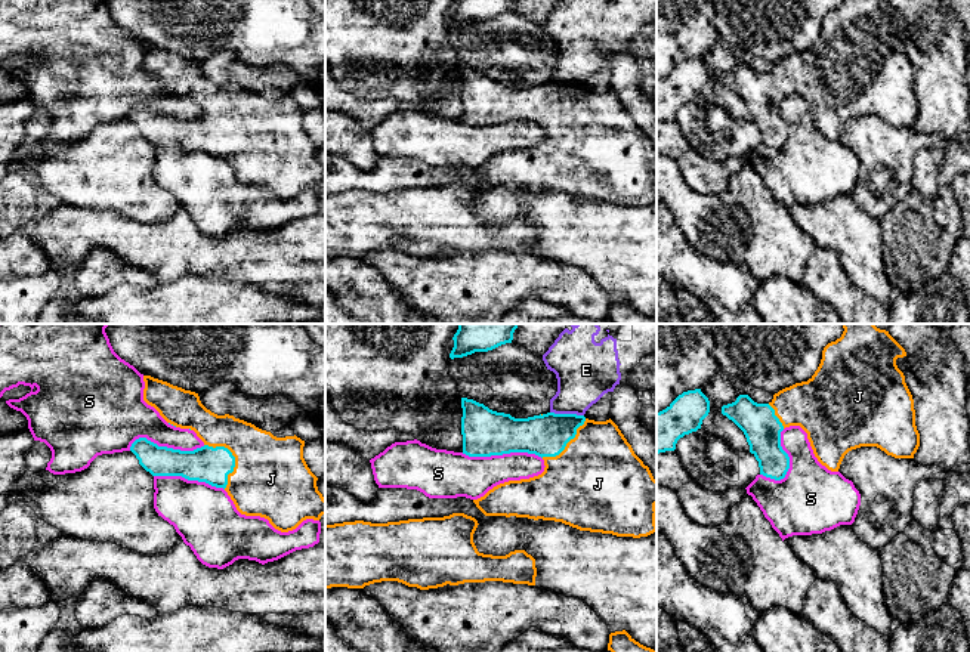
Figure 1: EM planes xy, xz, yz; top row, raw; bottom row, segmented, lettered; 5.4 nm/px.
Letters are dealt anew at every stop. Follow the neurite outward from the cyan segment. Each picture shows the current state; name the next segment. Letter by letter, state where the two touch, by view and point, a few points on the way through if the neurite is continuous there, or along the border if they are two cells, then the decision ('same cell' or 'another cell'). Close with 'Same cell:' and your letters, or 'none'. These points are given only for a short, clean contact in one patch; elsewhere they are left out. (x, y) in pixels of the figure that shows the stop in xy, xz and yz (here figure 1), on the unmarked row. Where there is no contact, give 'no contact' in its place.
E: xz (567, 83) | along xz (550, 80), (583, 85) | another cell
J: xy (234, 126) | same cell
S: xz (502, 123) | another cell
Same cell: J

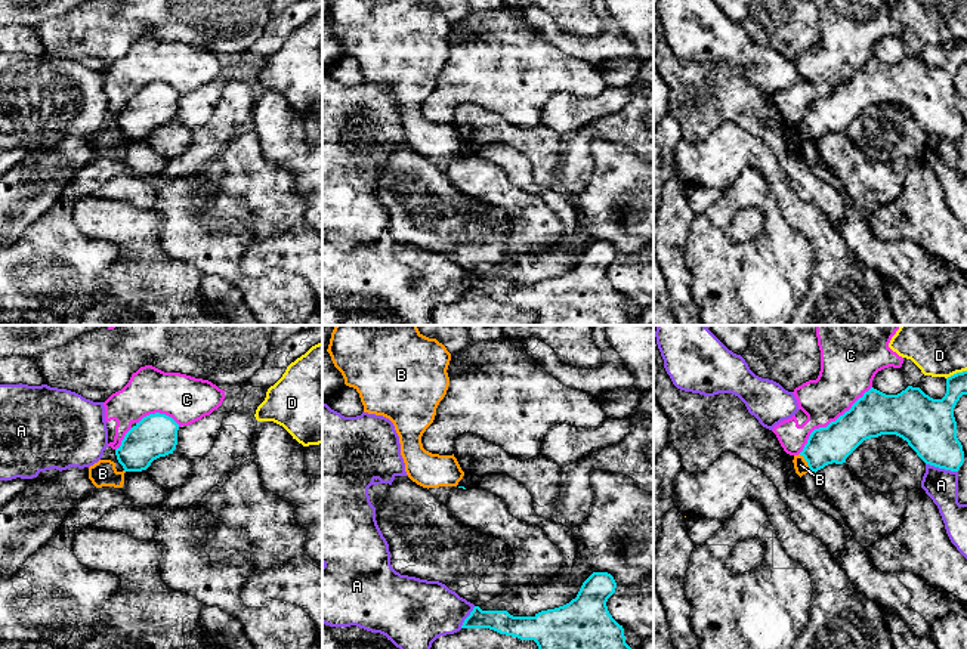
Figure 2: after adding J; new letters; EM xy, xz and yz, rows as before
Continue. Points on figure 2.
A: yz (942, 136) | another cell
B: yz (806, 129) | along yz (799, 123), (811, 139) | another cell
C: yz (831, 90) | another cell
D: yz (957, 42) | another cell
Same cell: none

